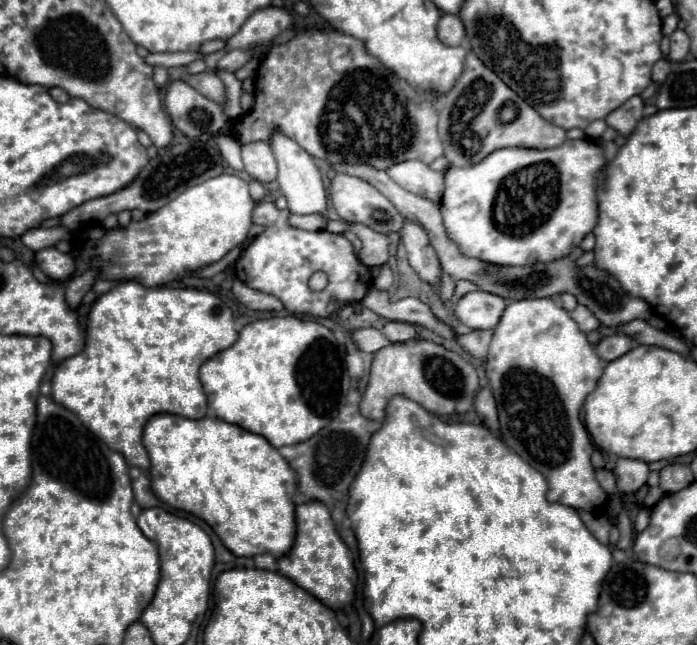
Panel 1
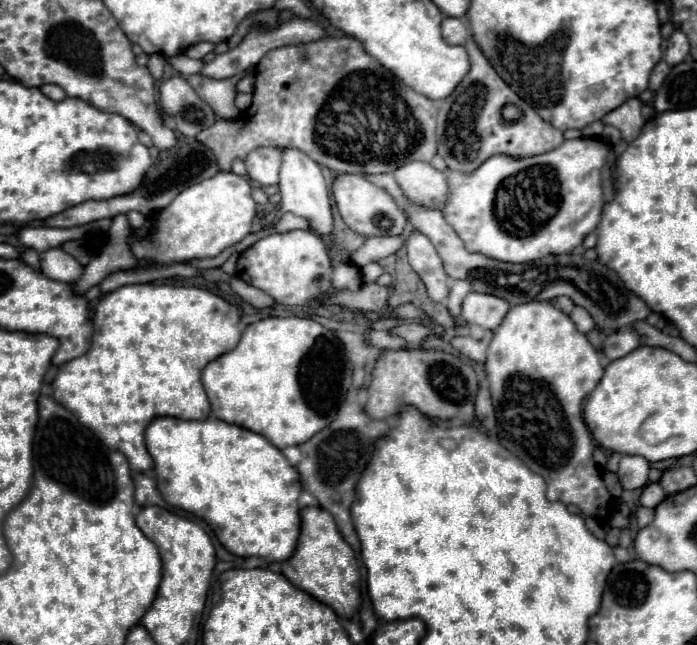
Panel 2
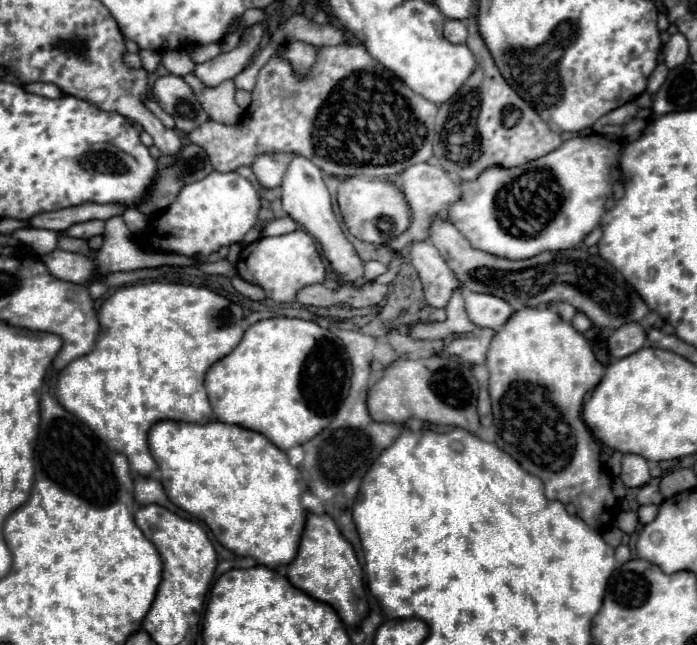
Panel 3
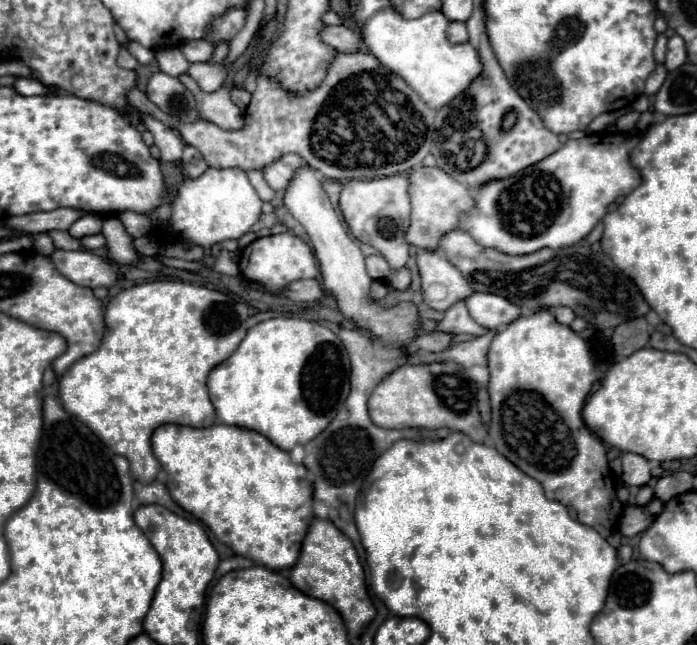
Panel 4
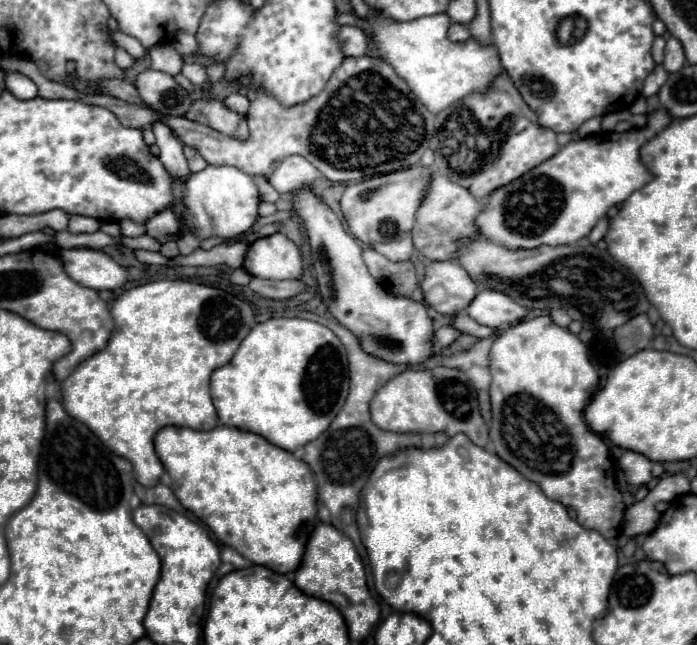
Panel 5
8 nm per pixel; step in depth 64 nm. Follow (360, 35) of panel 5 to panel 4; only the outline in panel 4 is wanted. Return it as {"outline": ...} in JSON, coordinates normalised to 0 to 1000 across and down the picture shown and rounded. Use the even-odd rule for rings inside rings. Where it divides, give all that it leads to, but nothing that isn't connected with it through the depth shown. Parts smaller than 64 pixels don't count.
{"outline":[[[491,37],[491,40],[468,40],[462,47],[462,62],[479,71],[485,81],[514,81],[519,56],[511,43]]]}

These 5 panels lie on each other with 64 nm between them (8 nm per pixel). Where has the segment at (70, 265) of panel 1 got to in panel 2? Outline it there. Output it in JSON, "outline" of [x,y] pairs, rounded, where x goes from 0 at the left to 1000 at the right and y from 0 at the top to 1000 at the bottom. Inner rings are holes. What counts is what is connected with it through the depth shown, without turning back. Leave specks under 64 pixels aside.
{"outline":[[[75,384],[60,391],[57,416],[69,431],[86,434],[86,437],[109,437],[121,422],[121,412],[89,384]]]}

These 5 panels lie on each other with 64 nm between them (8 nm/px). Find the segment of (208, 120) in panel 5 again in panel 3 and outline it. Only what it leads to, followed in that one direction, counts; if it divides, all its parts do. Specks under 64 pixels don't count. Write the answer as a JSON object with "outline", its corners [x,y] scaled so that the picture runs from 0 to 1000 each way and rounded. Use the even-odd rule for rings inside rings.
{"outline":[[[267,115],[264,127],[278,140],[281,152],[287,155],[287,161],[296,171],[296,177],[301,180],[301,186],[316,189],[316,192],[341,192],[341,186],[347,180],[347,167],[336,155],[339,136],[336,136],[333,124],[324,124],[321,130],[310,133],[310,136],[293,136],[293,130],[287,130],[287,124],[281,124],[281,118]]]}

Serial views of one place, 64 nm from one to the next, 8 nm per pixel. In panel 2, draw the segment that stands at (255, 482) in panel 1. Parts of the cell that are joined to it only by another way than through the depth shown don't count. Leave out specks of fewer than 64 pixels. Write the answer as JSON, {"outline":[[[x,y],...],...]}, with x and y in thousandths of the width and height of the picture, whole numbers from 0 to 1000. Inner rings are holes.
{"outline":[[[235,645],[224,648],[209,664],[209,695],[221,713],[224,747],[235,775],[244,784],[290,803],[313,828],[319,847],[333,859],[370,862],[382,871],[407,871],[422,859],[430,831],[430,735],[379,676],[313,648],[275,654]]]}

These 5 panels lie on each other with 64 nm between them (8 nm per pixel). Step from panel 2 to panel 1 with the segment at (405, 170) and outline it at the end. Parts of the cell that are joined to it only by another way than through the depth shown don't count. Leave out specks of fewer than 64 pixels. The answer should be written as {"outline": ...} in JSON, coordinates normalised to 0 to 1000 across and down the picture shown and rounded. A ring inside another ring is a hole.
{"outline":[[[582,248],[582,251],[565,254],[554,267],[580,295],[608,304],[620,310],[623,316],[631,316],[634,301],[637,301],[637,270],[634,267],[620,264],[614,254],[603,248]]]}

